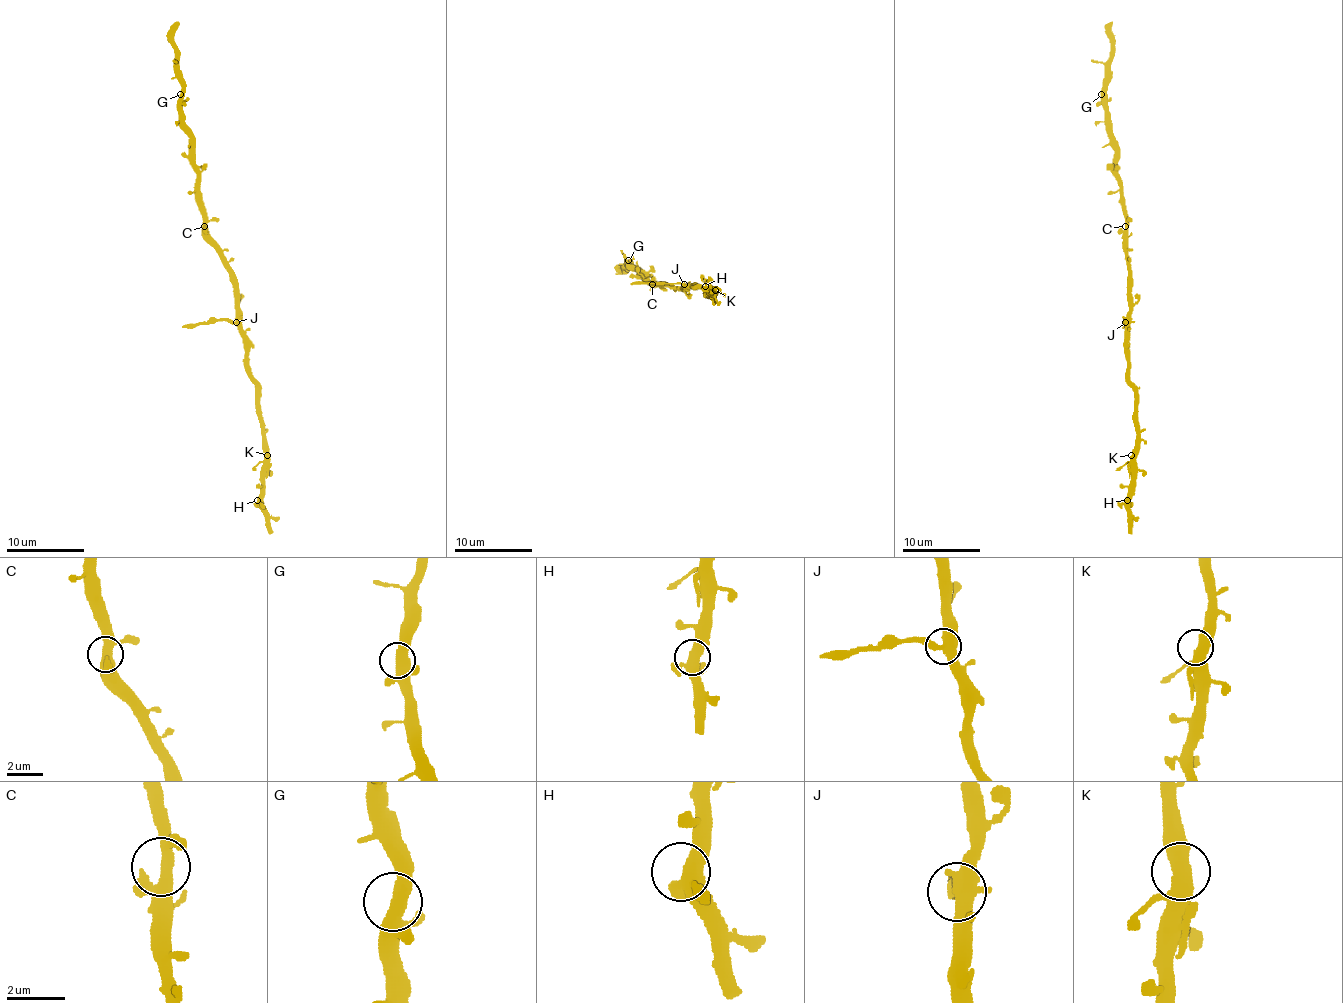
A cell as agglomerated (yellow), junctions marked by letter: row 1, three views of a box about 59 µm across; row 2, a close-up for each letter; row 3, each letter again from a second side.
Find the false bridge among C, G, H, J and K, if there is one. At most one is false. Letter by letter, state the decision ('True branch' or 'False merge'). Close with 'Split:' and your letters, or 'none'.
C: True branch
G: True branch
H: True branch
J: False merge
K: True branch
Split: J

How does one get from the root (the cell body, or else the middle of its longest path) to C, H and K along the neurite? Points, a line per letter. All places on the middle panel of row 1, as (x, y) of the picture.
C: (681, 288), (652, 284)
H: (681, 288), (701, 288), (711, 296), (713, 294), (705, 286)
K: (681, 288), (701, 288), (709, 296), (715, 290)

